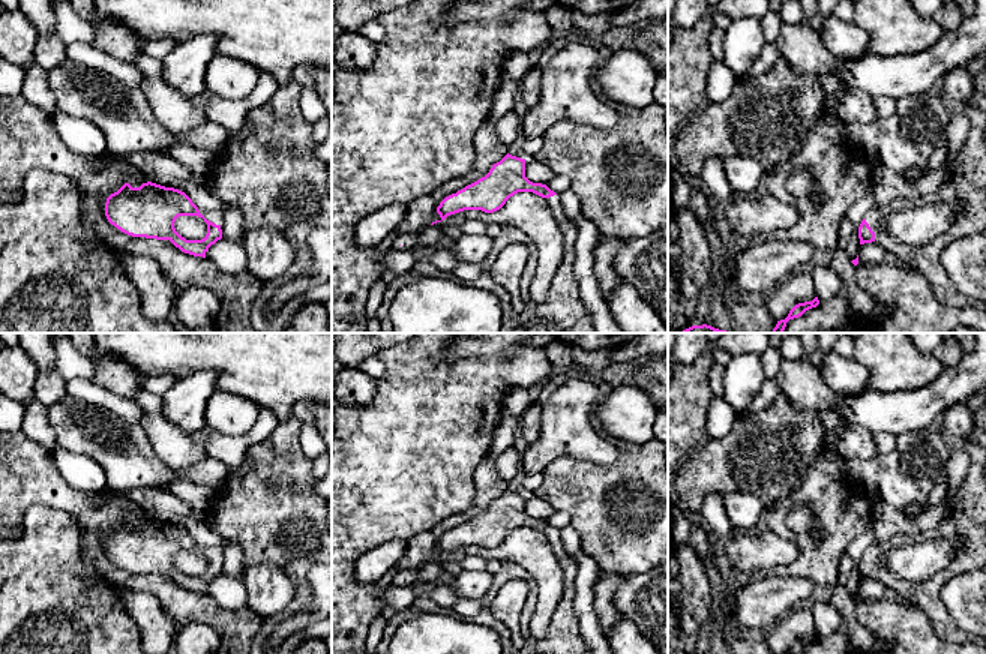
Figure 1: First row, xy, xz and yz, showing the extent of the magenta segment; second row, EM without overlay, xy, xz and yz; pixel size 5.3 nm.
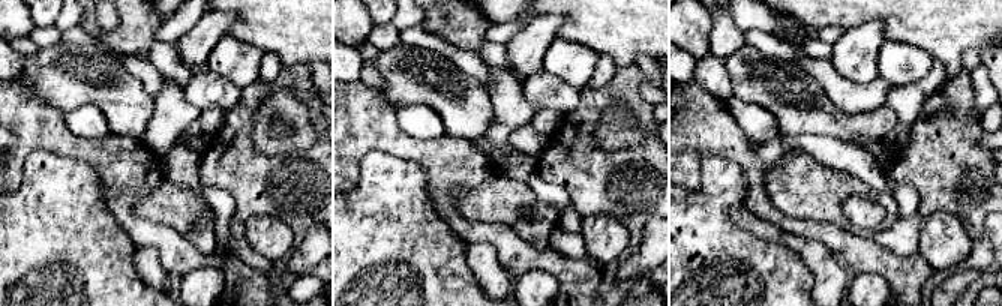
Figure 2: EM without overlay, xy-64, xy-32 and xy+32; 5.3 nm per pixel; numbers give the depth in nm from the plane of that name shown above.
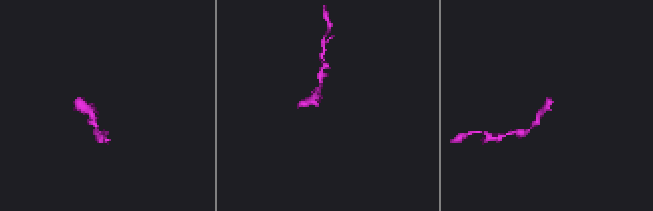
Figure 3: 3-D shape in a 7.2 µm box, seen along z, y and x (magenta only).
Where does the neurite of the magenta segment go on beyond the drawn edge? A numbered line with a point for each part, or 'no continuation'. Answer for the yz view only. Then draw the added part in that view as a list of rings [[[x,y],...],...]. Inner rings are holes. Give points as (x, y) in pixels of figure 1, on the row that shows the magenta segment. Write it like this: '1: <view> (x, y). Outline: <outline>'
1: yz (967, 179). Outline: [[[962,102],[960,112],[972,122],[972,126],[944,184],[930,195],[894,200],[884,207],[872,208],[864,216],[875,232],[875,243],[887,249],[891,258],[924,276],[941,304],[956,309],[969,306],[971,300],[960,294],[942,272],[941,252],[960,237],[986,234],[986,112],[969,102]],[[942,201],[962,201],[965,206],[950,230],[932,242],[912,246],[882,230],[884,219],[896,212]]]

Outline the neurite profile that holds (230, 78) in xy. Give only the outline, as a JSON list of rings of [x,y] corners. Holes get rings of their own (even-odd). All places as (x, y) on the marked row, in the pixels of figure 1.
[[[215,54],[206,69],[206,88],[219,98],[240,100],[252,93],[260,74],[249,63]]]

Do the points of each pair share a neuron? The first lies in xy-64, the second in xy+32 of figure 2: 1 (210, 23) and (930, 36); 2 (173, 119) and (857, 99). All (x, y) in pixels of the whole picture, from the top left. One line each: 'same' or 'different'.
1: different
2: same

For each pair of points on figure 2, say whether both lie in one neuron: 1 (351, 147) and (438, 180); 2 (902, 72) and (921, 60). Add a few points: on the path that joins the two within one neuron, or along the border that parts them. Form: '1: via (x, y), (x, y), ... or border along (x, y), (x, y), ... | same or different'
1: via (375, 141), (398, 141), (416, 149), (423, 156) | same
2: via (906, 68), (917, 63) | same

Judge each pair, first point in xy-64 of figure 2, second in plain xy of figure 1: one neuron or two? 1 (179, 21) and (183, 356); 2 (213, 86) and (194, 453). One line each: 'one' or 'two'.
1: two
2: two

